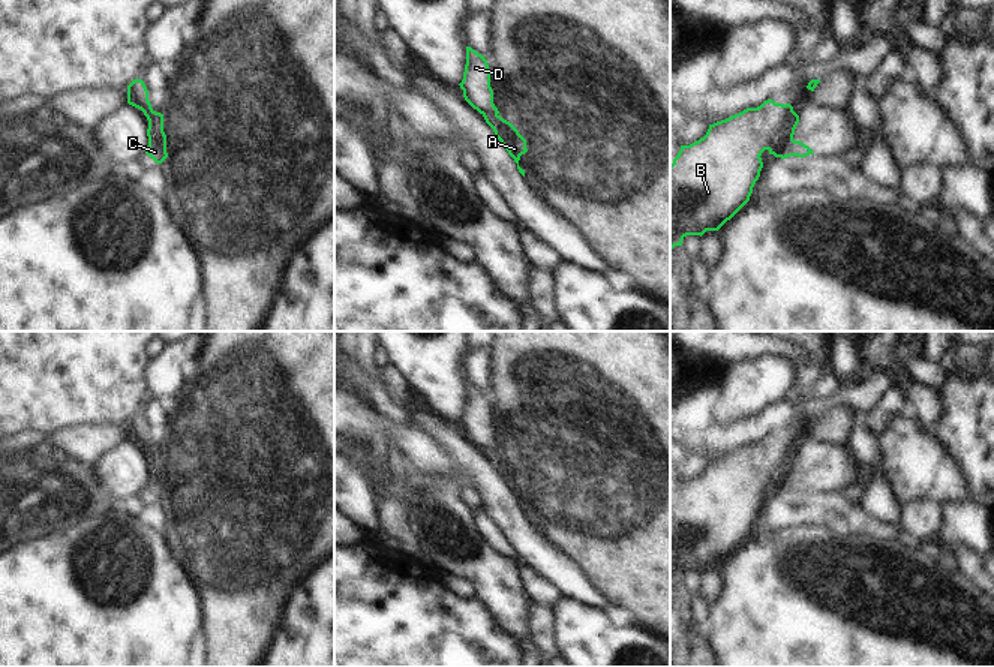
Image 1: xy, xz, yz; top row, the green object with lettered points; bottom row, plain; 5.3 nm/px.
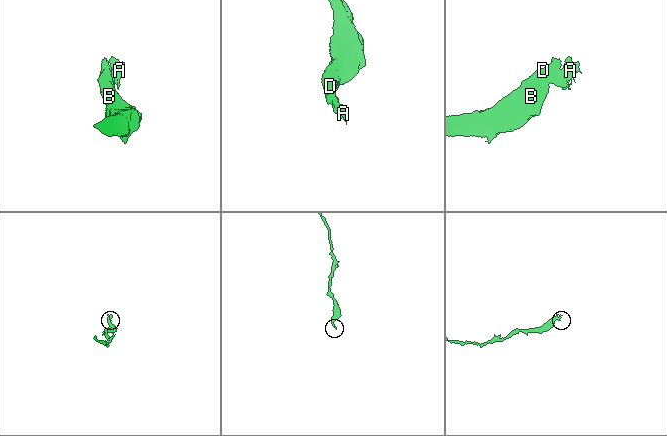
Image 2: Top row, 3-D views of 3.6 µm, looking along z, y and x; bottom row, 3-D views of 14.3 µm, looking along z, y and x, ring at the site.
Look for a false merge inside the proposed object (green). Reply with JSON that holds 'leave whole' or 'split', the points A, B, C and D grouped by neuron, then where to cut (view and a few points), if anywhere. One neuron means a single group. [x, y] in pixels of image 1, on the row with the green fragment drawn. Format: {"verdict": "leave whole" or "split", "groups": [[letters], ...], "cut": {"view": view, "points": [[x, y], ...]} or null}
{"verdict": "split", "groups": [["A", "C"], ["B", "D"]], "cut": {"view": "yz", "points": [[792, 110], [786, 122], [772, 135], [766, 149]]}}

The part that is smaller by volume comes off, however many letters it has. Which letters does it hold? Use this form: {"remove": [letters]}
{"remove": ["A", "C"]}

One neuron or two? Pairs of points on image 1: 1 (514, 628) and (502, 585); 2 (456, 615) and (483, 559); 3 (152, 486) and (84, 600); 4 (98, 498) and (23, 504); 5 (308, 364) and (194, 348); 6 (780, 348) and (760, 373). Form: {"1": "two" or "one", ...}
{"1": "one", "2": "two", "3": "two", "4": "one", "5": "two", "6": "two"}

